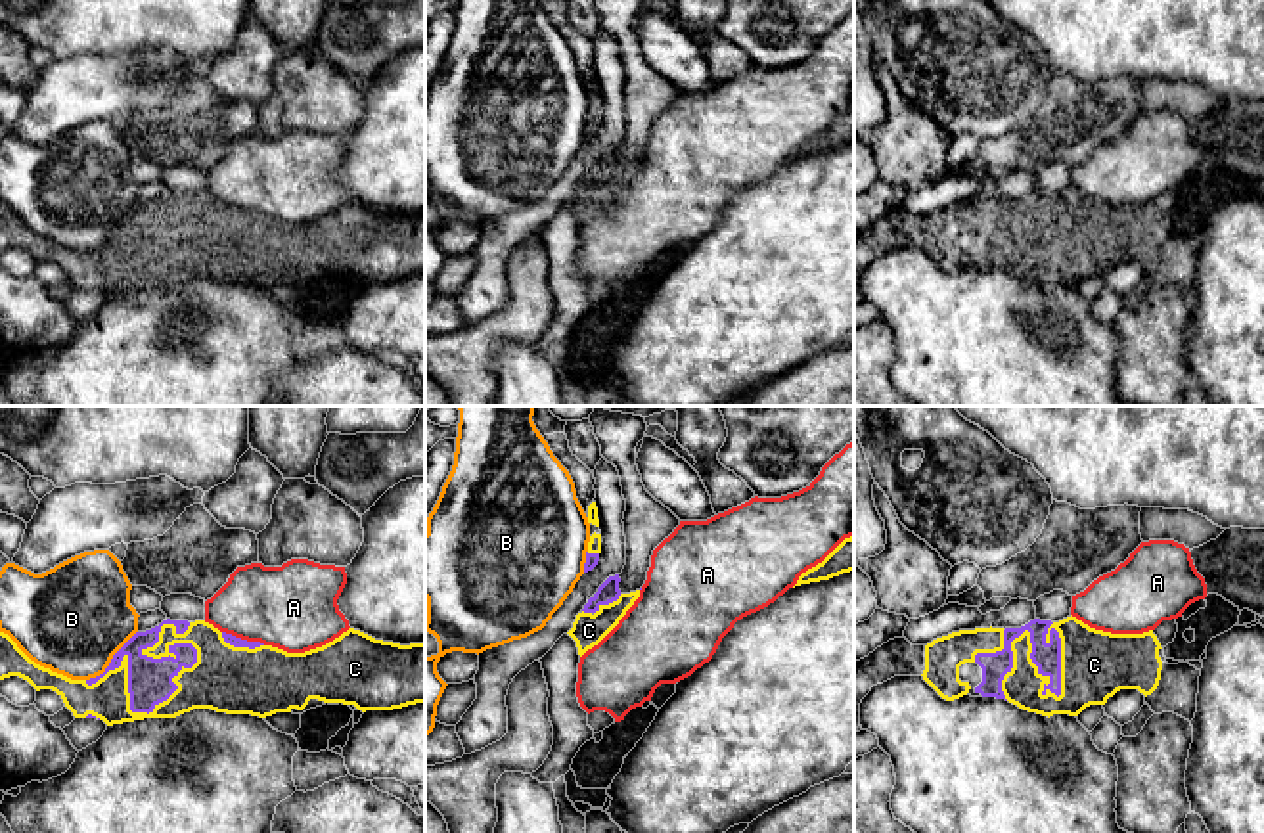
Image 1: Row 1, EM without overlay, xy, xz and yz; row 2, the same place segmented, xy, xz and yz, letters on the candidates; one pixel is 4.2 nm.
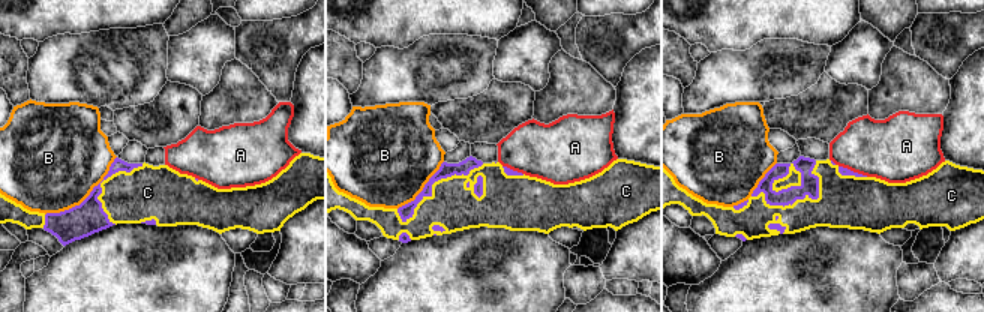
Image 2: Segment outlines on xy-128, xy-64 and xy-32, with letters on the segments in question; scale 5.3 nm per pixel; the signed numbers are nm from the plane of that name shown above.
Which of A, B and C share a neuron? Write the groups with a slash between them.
A / B / C

